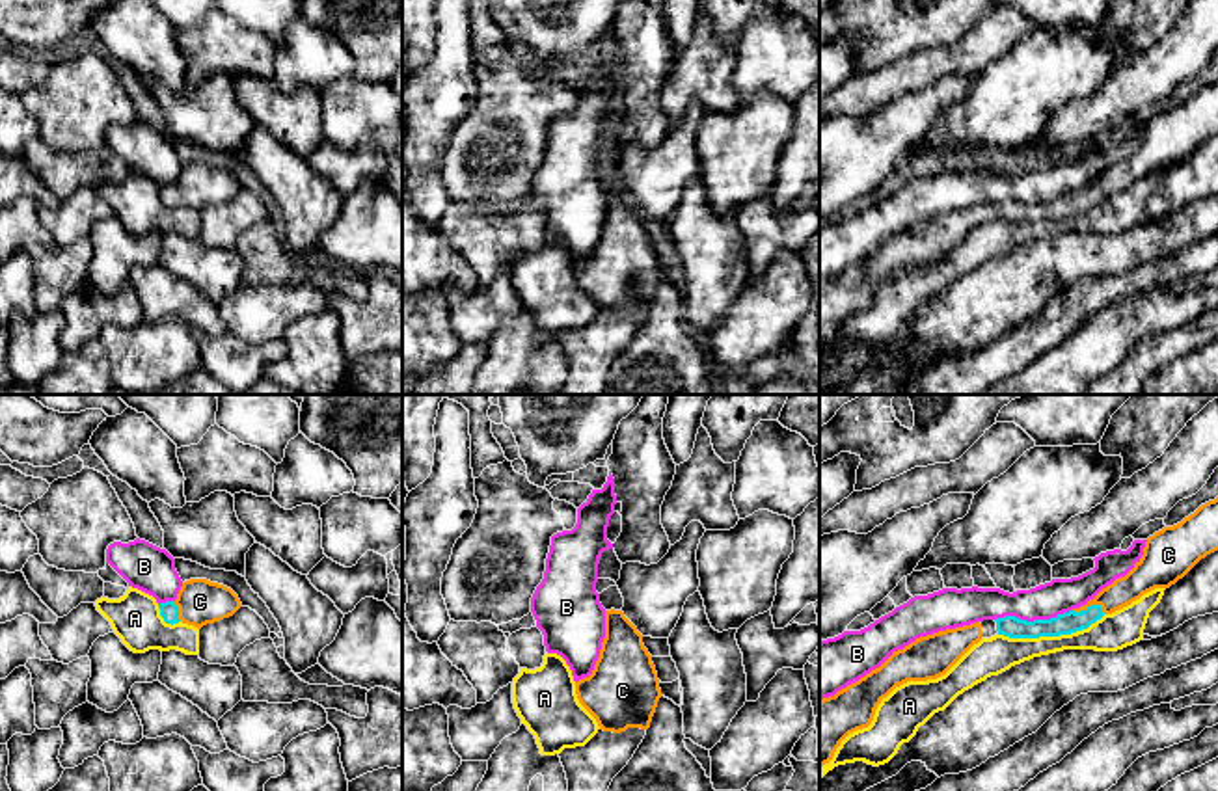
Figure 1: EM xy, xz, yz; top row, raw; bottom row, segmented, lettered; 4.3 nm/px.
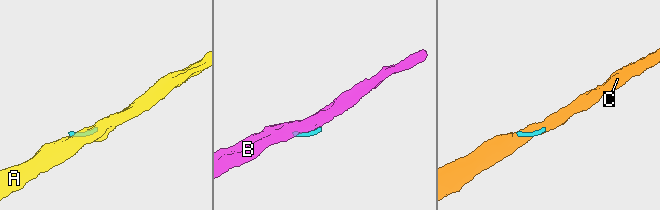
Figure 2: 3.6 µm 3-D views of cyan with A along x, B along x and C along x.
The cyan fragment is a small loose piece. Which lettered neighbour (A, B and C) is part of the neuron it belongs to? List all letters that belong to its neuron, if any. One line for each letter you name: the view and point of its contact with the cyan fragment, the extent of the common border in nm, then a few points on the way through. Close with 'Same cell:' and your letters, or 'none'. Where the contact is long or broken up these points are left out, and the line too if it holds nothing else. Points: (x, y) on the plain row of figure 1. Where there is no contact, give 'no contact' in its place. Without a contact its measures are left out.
C: contact yz (1090, 188); length 140 nm; way yz (1069, 205), (1090, 188), (1110, 183), (1140, 162)
Same cell: C

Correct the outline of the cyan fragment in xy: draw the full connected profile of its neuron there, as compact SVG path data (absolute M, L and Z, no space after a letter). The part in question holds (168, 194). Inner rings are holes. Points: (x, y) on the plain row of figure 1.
M207 162L184 164L175 184L158 188L166 207L183 205L197 212L233 199L240 190L242 186L231 171Z

